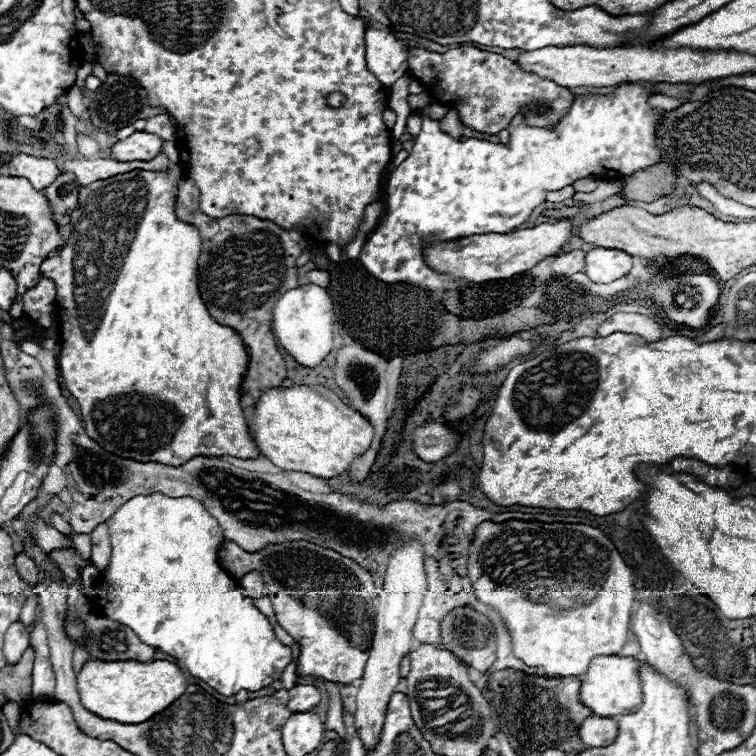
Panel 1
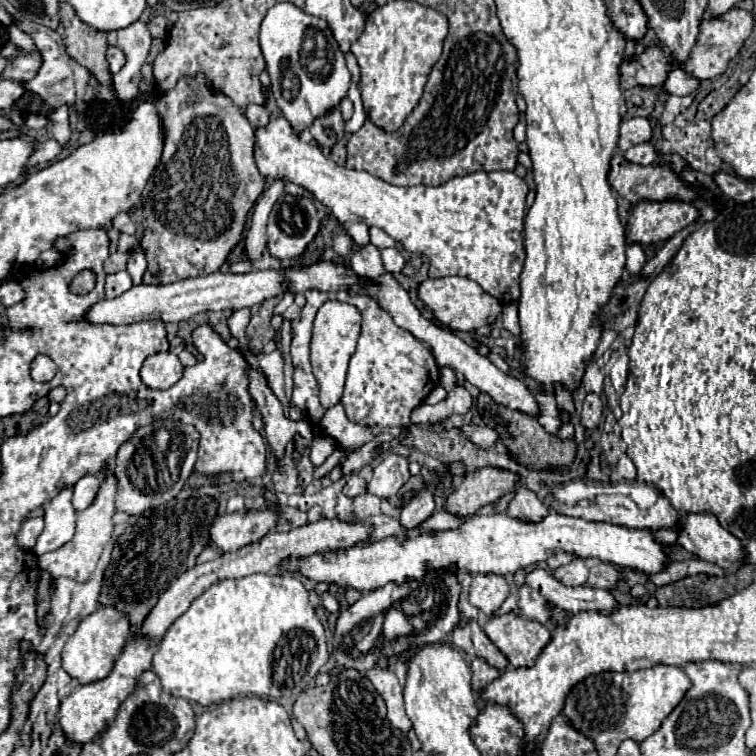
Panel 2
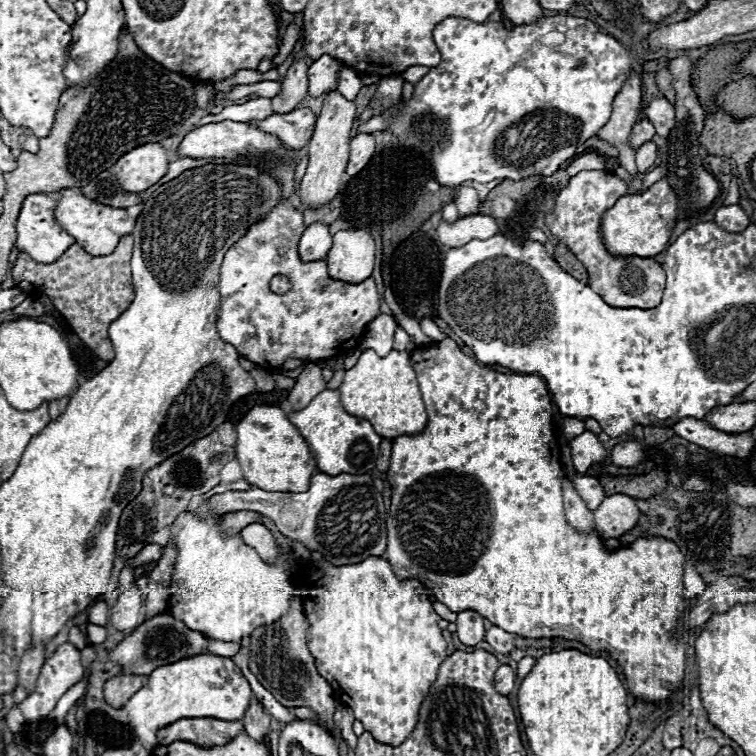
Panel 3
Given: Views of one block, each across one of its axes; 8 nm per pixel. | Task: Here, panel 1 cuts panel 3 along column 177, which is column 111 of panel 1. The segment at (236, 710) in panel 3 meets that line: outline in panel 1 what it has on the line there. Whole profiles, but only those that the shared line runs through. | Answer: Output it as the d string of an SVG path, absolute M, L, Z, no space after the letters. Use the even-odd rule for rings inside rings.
M90 660L78 674L76 686L82 706L92 714L120 724L138 724L146 722L154 714L168 708L174 700L178 700L186 690L186 680L182 670L166 660L154 660L154 662Z

